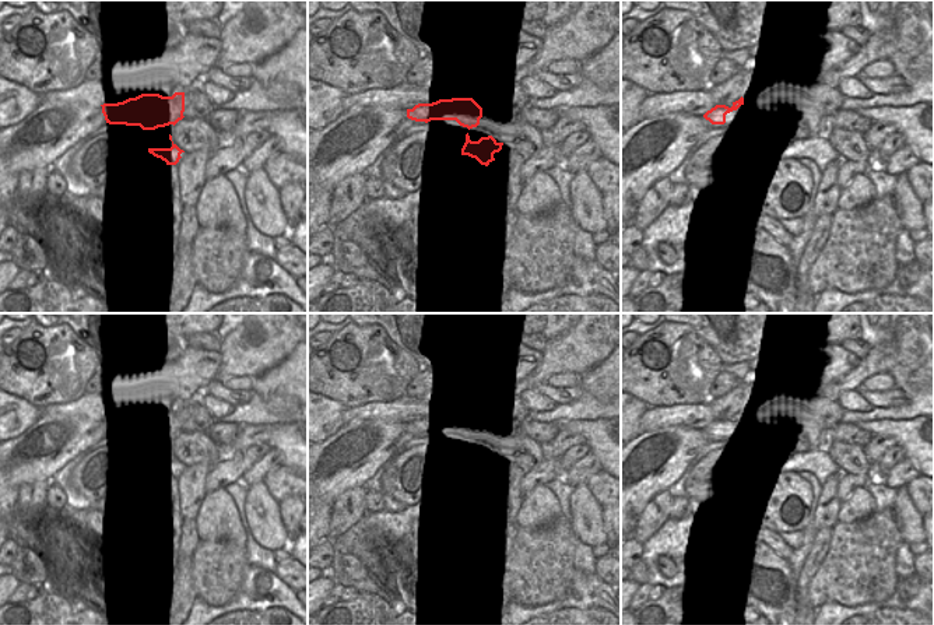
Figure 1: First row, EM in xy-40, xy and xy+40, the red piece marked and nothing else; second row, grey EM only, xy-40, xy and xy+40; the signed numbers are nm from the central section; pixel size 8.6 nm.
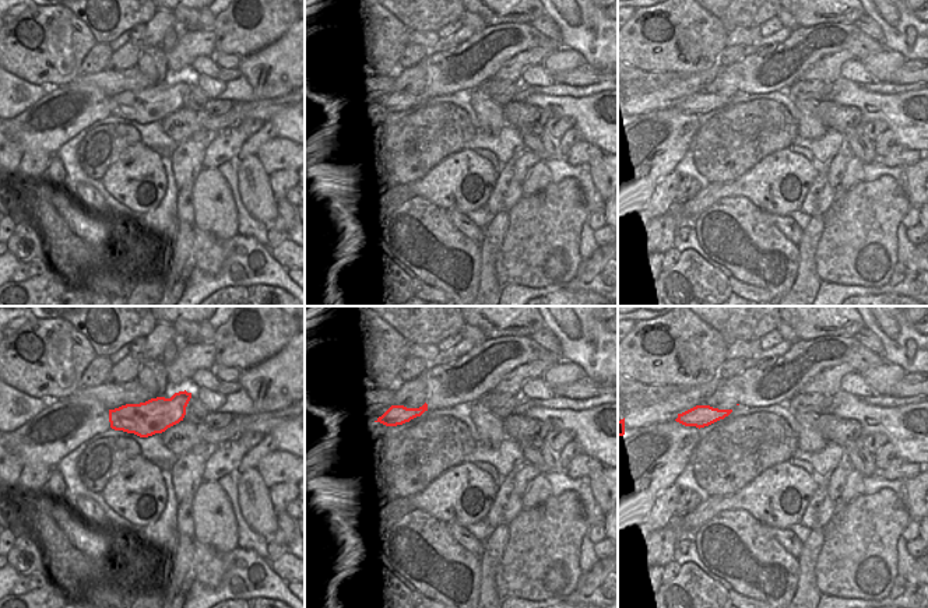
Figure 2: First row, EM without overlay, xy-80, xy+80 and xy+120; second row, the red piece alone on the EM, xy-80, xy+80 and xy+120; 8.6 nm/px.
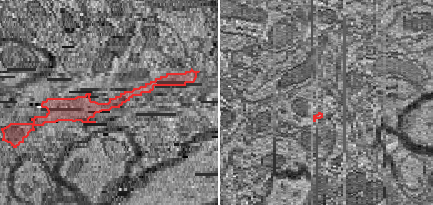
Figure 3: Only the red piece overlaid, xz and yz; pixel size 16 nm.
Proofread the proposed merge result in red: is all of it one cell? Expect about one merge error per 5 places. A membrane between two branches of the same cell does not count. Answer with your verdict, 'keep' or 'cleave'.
keep

